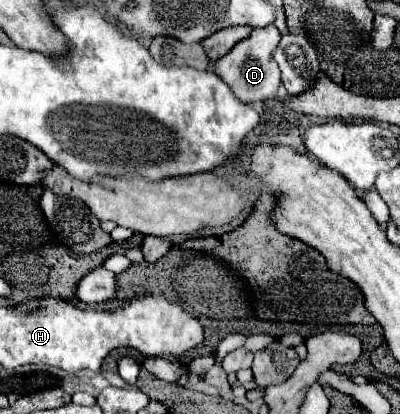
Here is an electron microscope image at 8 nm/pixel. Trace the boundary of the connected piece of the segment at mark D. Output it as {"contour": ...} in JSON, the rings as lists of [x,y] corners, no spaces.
{"contour":[[[276,26],[256,28],[250,38],[238,42],[226,56],[222,56],[218,62],[214,62],[214,72],[230,86],[234,96],[244,104],[256,104],[274,100],[276,92],[280,88],[280,70],[274,62],[272,54],[280,42],[280,32]]]}

